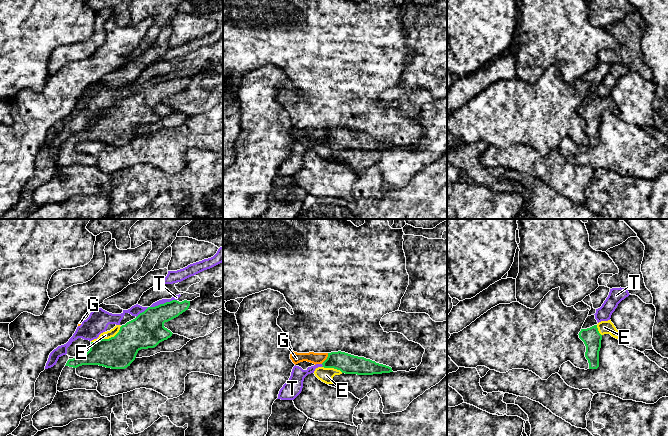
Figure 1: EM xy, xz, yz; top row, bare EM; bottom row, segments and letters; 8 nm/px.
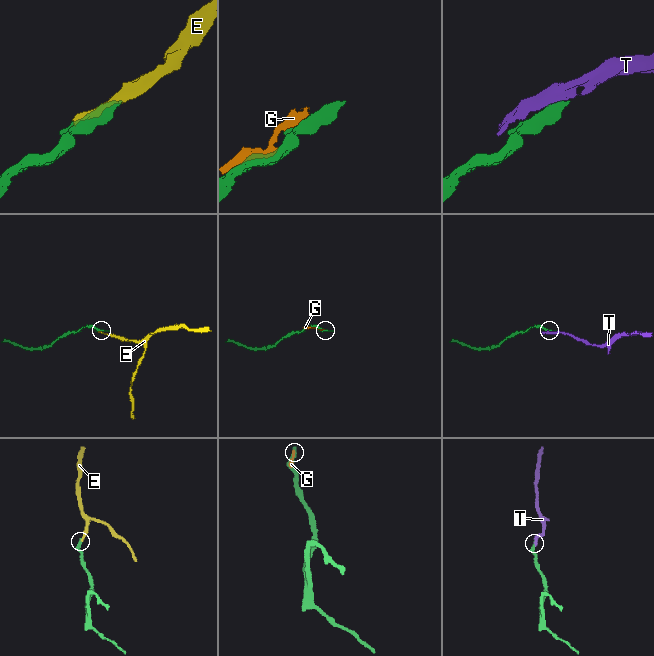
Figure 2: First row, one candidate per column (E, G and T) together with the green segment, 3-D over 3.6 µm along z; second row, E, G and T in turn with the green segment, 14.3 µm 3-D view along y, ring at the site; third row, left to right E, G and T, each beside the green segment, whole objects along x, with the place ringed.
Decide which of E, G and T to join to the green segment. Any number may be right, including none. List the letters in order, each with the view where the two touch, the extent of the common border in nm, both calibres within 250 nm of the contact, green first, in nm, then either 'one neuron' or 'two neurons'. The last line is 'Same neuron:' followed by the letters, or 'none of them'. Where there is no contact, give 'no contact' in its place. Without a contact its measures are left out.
E: xy | 280 nm | 260/60 nm | one neuron
G: xz | 110 nm | 160/100 nm | two neurons
T: xy | 220 nm | 280/40 nm | two neurons
Same neuron: E

